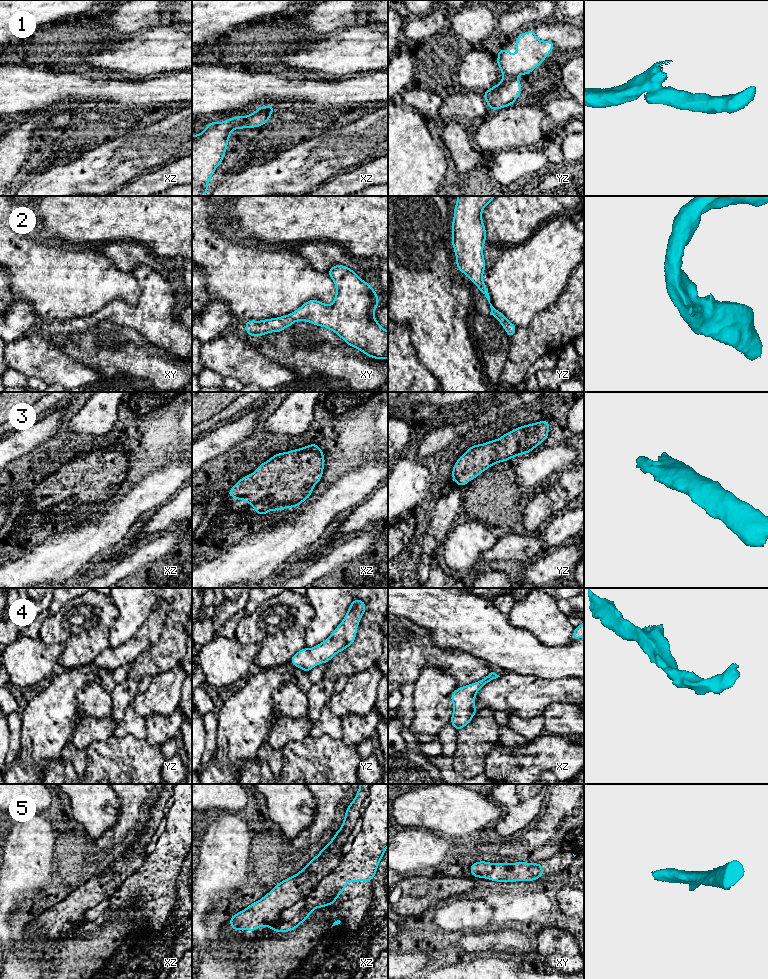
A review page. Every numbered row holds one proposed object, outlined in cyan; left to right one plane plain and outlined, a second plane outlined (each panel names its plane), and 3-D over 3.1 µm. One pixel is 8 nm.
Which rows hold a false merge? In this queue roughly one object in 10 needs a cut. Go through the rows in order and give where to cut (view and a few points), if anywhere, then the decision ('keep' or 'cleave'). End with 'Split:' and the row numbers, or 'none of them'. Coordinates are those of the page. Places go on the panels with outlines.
1: cut yz (515, 76), (503, 78); cleave
2: cut none; keep
3: cut none; keep
4: cut none; keep
5: cut none; keep
Split: 1

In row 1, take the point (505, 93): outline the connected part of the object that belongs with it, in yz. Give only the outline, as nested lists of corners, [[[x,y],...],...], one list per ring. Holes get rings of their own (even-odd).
[[[503,78],[501,82],[483,93],[490,110],[498,110],[513,105],[522,92],[520,81],[514,78]]]

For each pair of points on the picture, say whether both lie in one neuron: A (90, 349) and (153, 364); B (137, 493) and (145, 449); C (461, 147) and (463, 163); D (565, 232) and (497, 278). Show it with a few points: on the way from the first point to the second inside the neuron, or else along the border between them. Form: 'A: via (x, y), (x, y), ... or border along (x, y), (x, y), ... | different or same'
A: via (106, 349), (126, 352), (137, 357) | same
B: border along (159, 467), (151, 470), (137, 482) | different
C: via (462, 151), (463, 159) | same
D: via (548, 249), (519, 278), (514, 278) | same

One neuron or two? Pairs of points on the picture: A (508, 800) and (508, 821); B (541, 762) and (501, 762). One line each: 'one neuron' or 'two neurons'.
A: one neuron
B: one neuron

